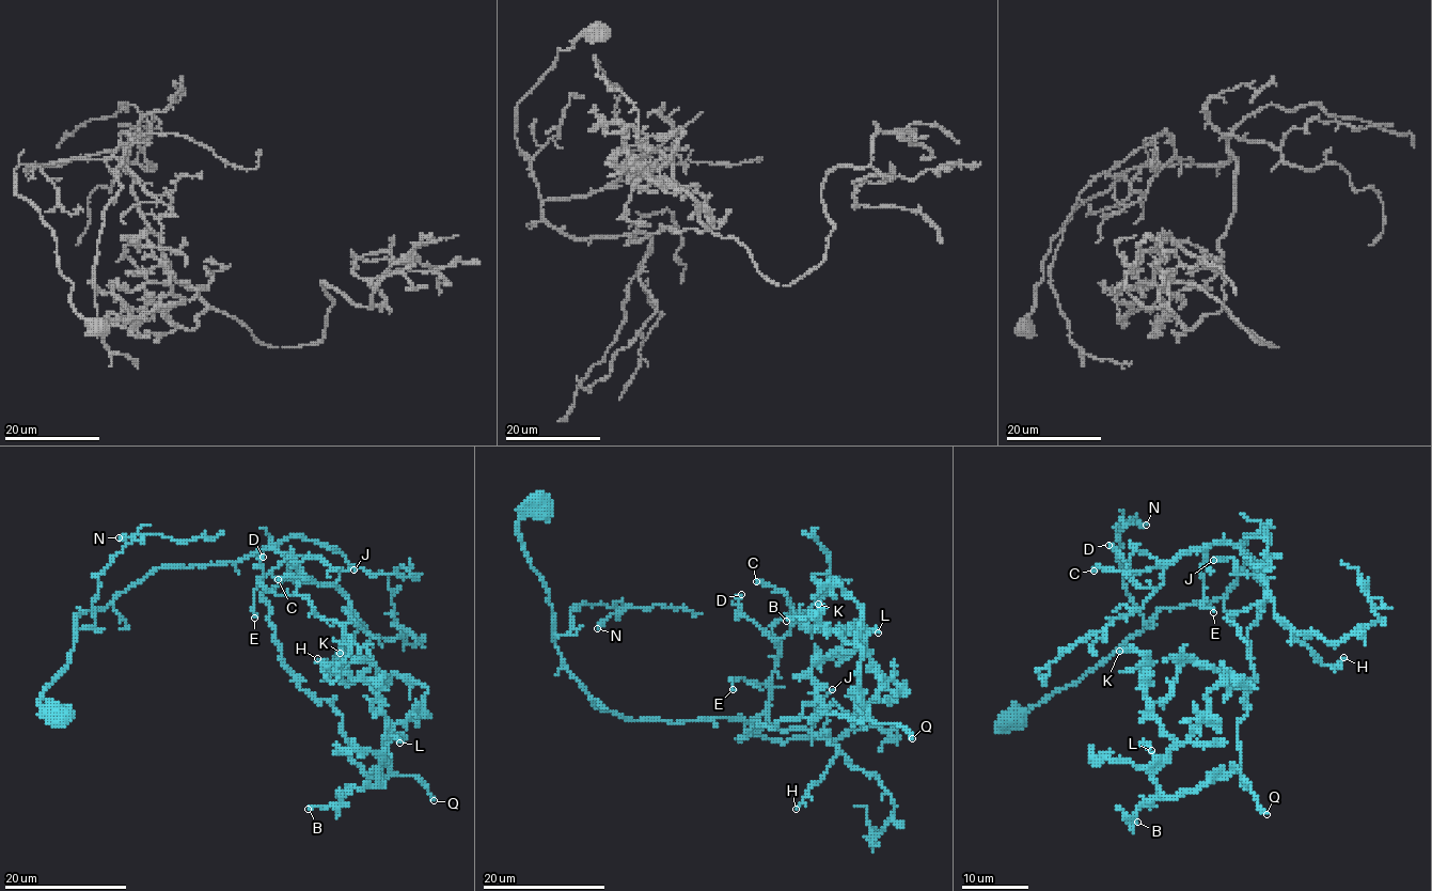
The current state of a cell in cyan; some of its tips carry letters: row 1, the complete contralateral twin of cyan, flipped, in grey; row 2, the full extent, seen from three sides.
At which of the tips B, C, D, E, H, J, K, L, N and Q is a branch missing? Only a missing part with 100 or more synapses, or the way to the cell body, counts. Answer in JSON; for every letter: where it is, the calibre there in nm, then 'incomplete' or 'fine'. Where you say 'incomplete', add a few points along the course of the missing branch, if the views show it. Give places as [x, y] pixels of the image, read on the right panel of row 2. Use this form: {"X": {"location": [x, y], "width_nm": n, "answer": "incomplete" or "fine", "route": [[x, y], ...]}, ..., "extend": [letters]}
{"B": {"location": [1137, 822], "width_nm": 360, "answer": "fine"}, "C": {"location": [1094, 571], "width_nm": 220, "answer": "fine"}, "D": {"location": [1108, 545], "width_nm": 190, "answer": "fine"}, "E": {"location": [1213, 612], "width_nm": 110, "answer": "fine"}, "H": {"location": [1343, 657], "width_nm": 190, "answer": "fine"}, "J": {"location": [1213, 560], "width_nm": 130, "answer": "fine"}, "K": {"location": [1119, 651], "width_nm": 240, "answer": "fine"}, "L": {"location": [1151, 750], "width_nm": 380, "answer": "fine"}, "N": {"location": [1146, 525], "width_nm": 360, "answer": "fine"}, "Q": {"location": [1267, 814], "width_nm": 260, "answer": "incomplete", "route": [[1267, 814], [1317, 844], [1205, 759], [1134, 762], [1206, 743], [1182, 706], [1191, 669], [1213, 657], [1240, 676]]}, "extend": ["Q"]}

